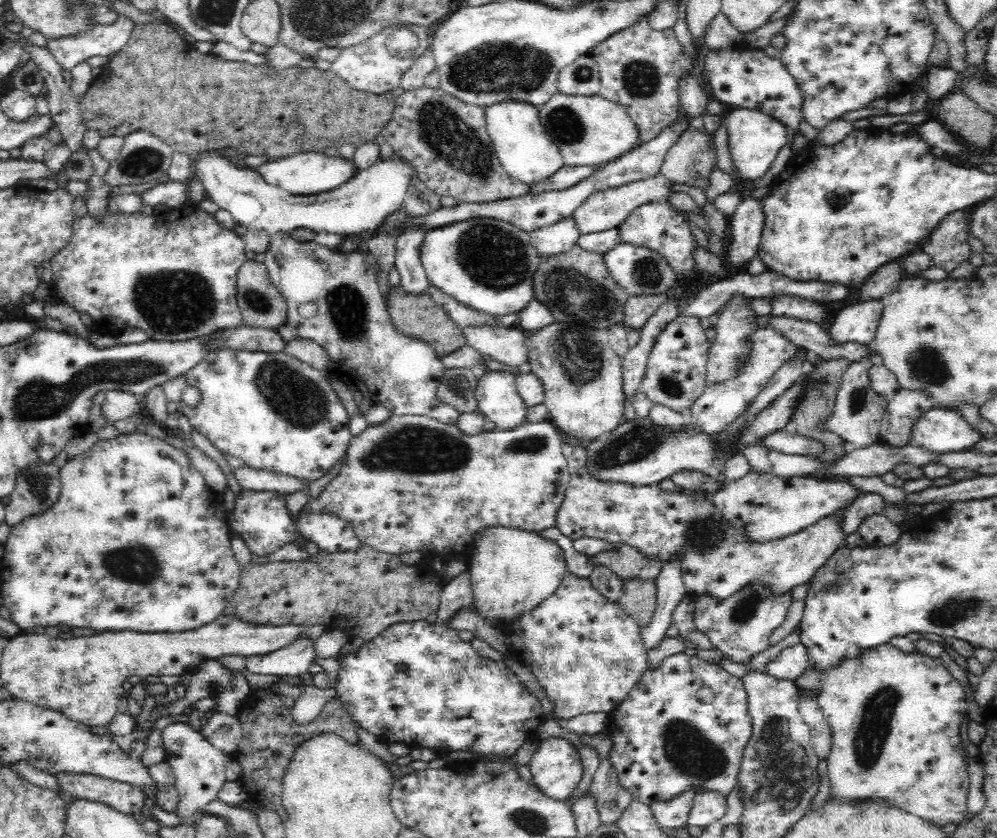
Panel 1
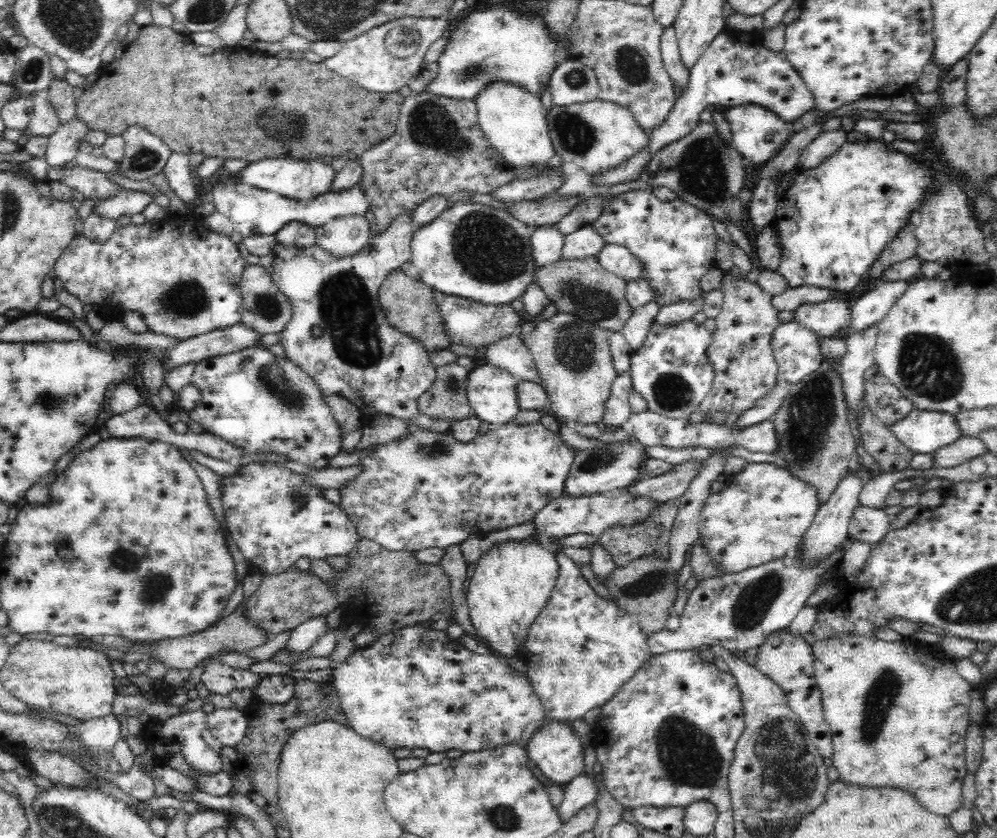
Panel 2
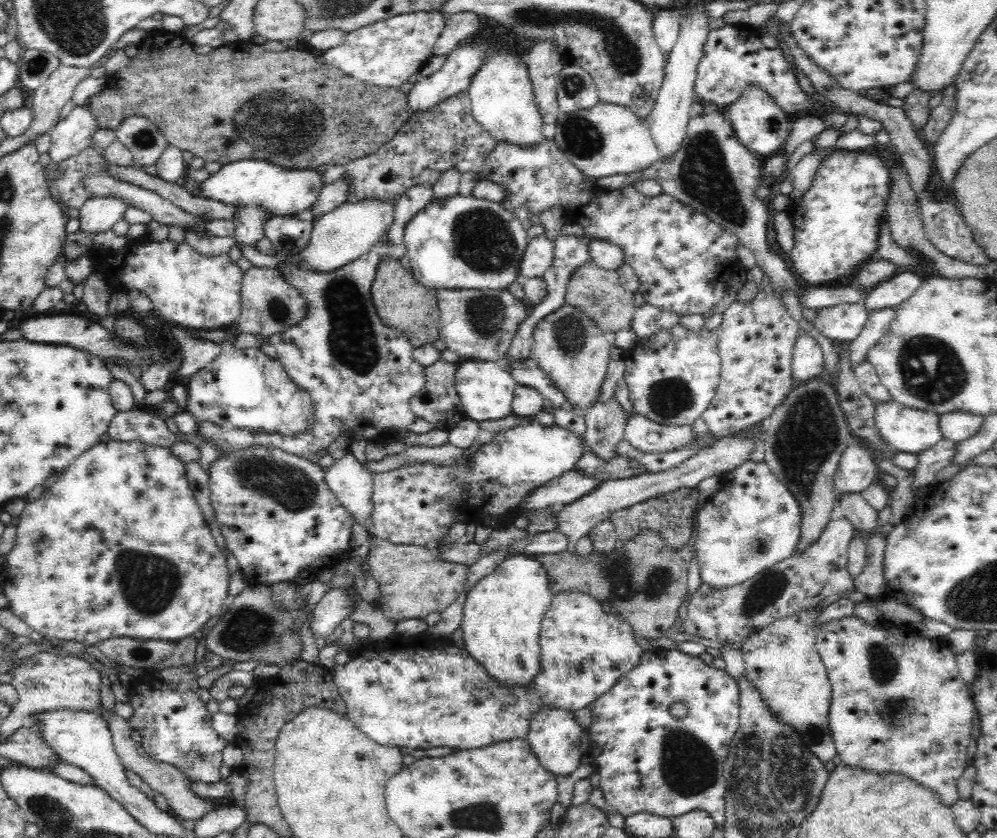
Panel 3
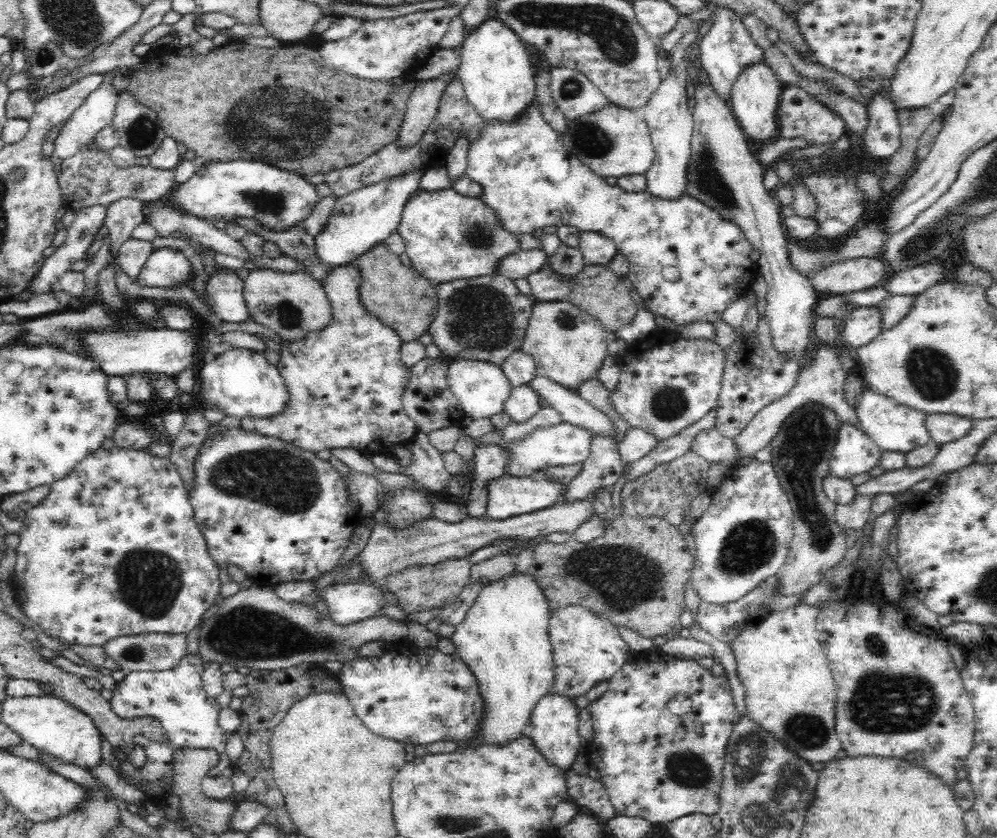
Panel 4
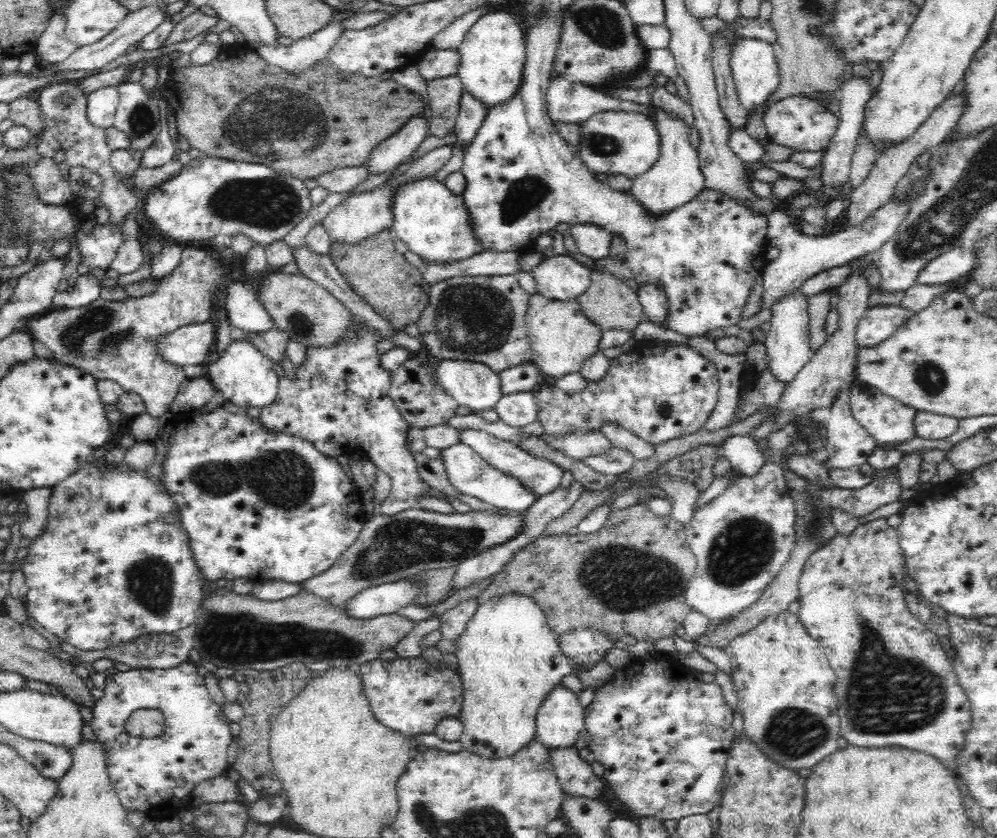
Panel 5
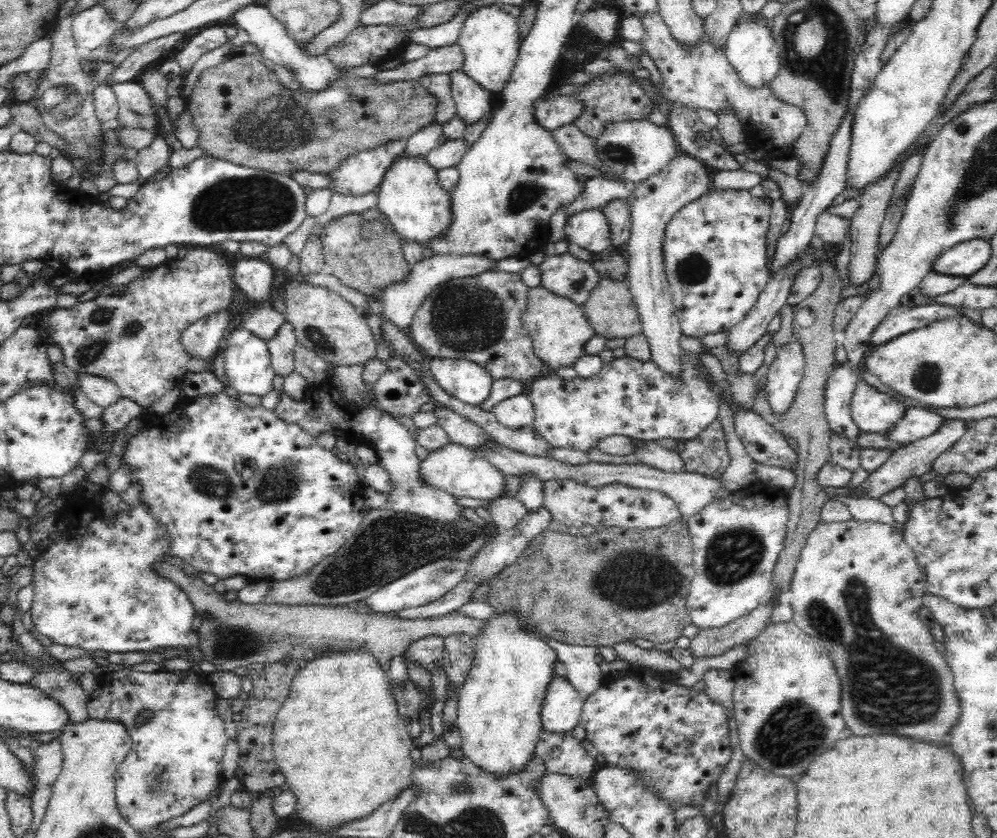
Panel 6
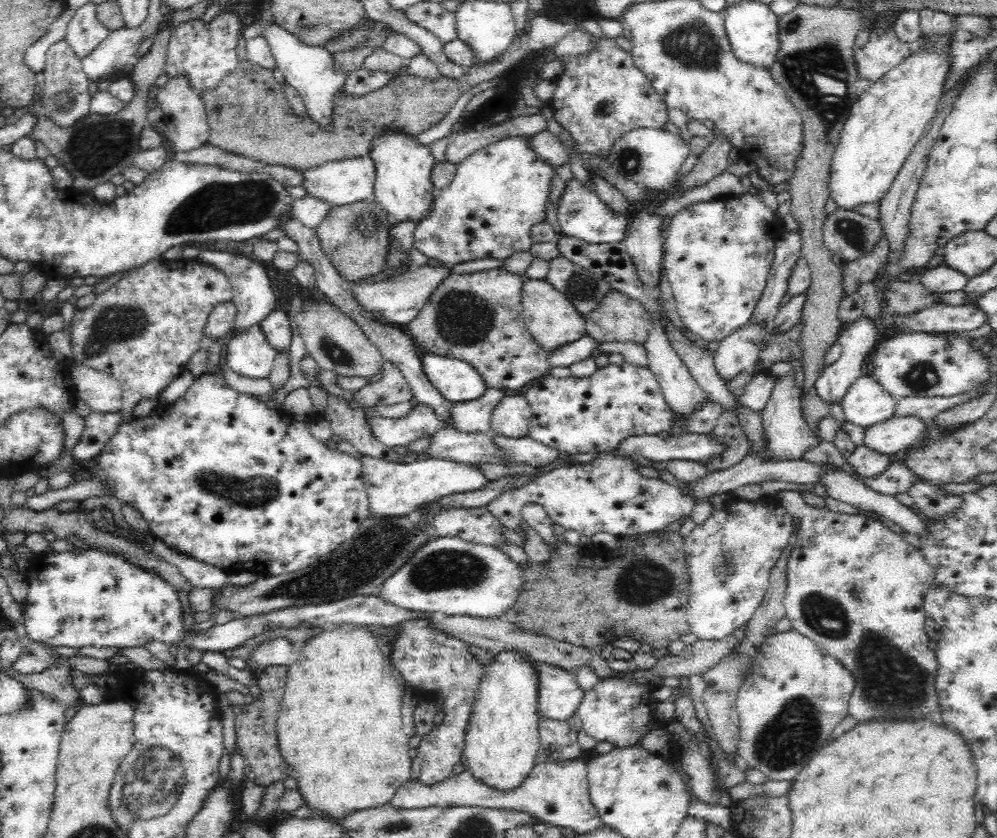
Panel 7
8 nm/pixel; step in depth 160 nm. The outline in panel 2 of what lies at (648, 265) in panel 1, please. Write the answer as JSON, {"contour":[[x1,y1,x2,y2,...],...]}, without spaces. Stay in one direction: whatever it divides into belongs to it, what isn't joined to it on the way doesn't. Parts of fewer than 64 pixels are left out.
{"contour":[[608,244,597,253,600,266,625,281,642,275,642,263,626,247]]}

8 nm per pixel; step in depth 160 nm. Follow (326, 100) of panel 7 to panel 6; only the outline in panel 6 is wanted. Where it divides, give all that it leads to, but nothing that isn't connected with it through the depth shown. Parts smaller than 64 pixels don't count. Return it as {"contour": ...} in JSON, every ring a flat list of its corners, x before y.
{"contour":[[260,2,254,5,249,4,248,6,245,6,242,10,235,12,233,14,233,17,234,22,236,23,236,27,238,29,245,30,248,35,250,35,249,40,261,50,262,56,268,58,268,60,272,60,274,64,286,67,288,71,292,71,292,74,294,74,296,79,298,79,298,83,301,84,301,88,304,89,304,91,308,91,308,93,315,93,324,90,331,85,332,81,348,75,350,75,350,77,371,78,377,71,376,67,374,67,374,65,372,64,362,64,362,66,336,66,328,58,328,55,326,53,318,54,318,56,307,54,303,45,298,44,292,38,287,36,284,26,282,24,279,24,276,21,276,18,272,17,272,13,267,9,264,2]]}

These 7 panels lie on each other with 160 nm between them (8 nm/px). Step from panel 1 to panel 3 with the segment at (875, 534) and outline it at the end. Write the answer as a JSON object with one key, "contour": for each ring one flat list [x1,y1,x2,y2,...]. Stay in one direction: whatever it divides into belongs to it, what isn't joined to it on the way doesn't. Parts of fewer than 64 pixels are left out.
{"contour":[[860,492,840,494,831,518,847,518,854,525,857,535,867,536,878,526,878,513]]}

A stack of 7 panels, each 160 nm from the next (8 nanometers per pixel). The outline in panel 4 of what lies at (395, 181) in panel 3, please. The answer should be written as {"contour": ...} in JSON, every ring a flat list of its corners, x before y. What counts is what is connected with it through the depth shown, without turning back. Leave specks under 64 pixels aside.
{"contour":[[452,78,446,84,446,88,444,88,444,92,438,100,437,114,431,122,430,128,418,144,407,149,398,149,396,143,388,143,382,150,372,153,368,158,359,162,360,164,326,173,323,180,326,181,332,194,337,198,349,192,354,192,363,186,376,184,376,182,386,178,399,176,409,171,424,169,424,172,426,172,430,168,439,168,442,166,442,162,454,140,462,134,462,130,468,140,474,141,482,126,484,126,484,121,482,121,478,111,468,102,463,84,457,78]]}

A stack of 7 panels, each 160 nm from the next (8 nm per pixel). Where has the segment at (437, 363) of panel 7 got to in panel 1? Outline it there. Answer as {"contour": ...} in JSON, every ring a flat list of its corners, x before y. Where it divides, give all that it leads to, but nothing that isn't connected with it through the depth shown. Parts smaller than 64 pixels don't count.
{"contour":[[507,372,479,374,475,391,477,411,491,420,496,429,514,429,525,423,528,407,520,398,516,377]]}

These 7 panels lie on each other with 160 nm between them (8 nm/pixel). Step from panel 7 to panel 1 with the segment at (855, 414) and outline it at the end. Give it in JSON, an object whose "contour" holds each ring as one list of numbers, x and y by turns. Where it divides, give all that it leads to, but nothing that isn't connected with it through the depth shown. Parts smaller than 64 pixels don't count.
{"contour":[[932,408,922,413,911,429,910,444,938,454,968,450,981,435,954,410]]}

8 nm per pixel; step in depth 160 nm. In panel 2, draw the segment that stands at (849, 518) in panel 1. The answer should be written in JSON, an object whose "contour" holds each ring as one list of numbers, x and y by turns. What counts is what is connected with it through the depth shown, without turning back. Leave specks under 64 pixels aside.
{"contour":[[906,467,902,471,880,471,868,481,869,483,862,487,862,492,859,495,859,504,869,508,884,509,887,506,888,494,893,490,894,482,910,479,913,476,924,477,925,474,926,471,919,471,910,467]]}

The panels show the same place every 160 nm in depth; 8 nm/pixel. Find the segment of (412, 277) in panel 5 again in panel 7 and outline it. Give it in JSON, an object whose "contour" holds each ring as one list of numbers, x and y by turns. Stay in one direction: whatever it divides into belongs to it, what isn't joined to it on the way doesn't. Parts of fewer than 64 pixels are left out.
{"contour":[[373,199,344,206,331,206,328,214,315,228,321,249,350,283,358,278,371,278,386,268,386,248,391,219]]}

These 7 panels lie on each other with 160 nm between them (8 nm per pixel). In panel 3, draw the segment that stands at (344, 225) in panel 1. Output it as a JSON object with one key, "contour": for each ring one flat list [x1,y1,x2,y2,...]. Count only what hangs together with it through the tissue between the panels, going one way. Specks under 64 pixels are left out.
{"contour":[[248,205,247,207,238,207,235,216,234,232,235,240,241,244,255,246,264,236,264,220,270,216,270,211,264,207]]}

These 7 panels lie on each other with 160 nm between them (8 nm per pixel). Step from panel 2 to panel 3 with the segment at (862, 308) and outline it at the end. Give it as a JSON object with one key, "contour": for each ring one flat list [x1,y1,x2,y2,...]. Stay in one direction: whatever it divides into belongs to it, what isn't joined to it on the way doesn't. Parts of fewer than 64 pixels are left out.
{"contour":[[901,269,892,278,873,287,864,303,870,312,884,306,898,306,912,296,923,282,924,279,916,271]]}

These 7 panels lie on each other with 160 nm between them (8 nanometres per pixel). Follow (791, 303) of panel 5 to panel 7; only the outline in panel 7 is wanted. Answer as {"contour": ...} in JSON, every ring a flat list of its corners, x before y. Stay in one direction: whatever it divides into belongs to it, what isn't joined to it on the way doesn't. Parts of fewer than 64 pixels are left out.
{"contour":[[793,376,777,378,772,395,766,407,761,410,765,442,760,446,760,450,756,450,756,457,766,461,797,461,822,442,817,432,812,431,808,427,808,422,804,420,801,400,801,393,794,383]]}

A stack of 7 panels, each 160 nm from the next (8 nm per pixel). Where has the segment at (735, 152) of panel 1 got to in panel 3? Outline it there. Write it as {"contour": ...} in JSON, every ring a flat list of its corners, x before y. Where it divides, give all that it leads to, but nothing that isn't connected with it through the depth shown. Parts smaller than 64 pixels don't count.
{"contour":[[748,84,740,96,728,106,728,116,739,143,750,152,769,156,781,151,781,147,788,138,793,122,788,115,775,103,775,100,759,86]]}

